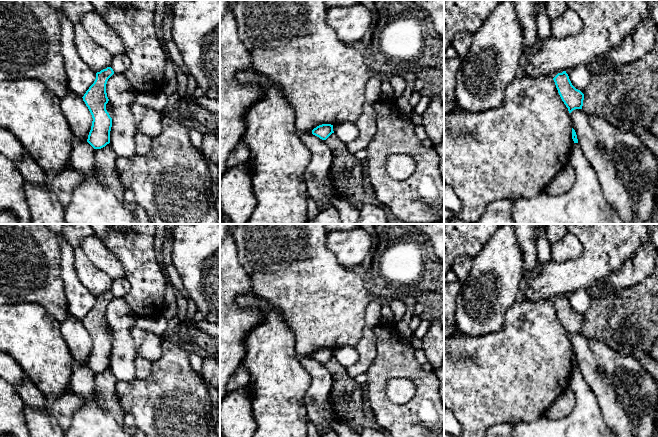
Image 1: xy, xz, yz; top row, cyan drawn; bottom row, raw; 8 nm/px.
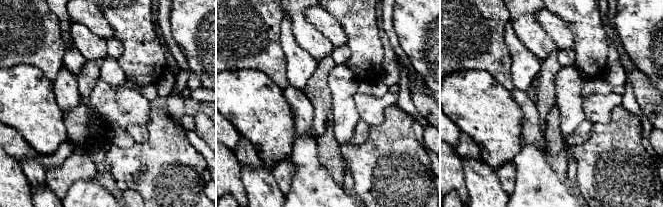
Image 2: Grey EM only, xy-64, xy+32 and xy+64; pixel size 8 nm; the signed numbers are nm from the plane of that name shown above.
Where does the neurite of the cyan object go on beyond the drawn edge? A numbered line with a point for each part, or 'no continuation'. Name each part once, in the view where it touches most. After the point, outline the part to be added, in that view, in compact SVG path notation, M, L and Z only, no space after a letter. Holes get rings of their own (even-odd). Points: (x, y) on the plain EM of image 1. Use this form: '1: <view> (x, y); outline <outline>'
no continuation

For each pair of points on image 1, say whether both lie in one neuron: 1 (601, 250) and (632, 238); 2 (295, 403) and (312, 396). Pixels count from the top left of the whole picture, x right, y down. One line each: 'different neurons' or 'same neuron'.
1: same neuron
2: different neurons

